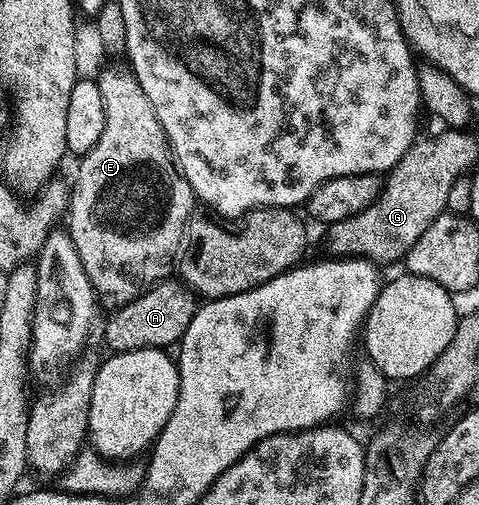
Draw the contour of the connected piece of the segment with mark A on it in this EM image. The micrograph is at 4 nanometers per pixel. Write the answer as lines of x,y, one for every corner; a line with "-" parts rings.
178,279
160,281
136,299
117,306
111,312
114,314
106,321
106,341
115,354
127,353
130,349
166,349
177,346
188,323
194,318
195,308
196,297
189,285

